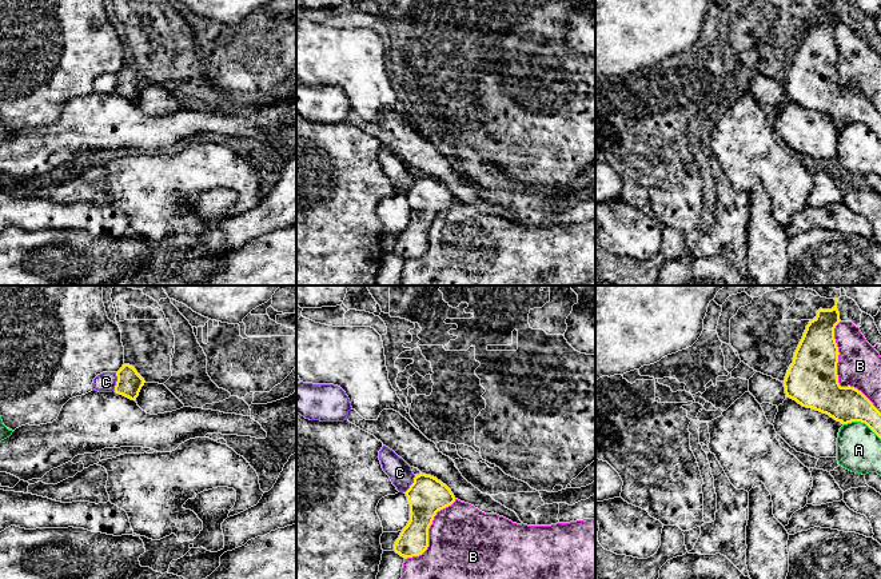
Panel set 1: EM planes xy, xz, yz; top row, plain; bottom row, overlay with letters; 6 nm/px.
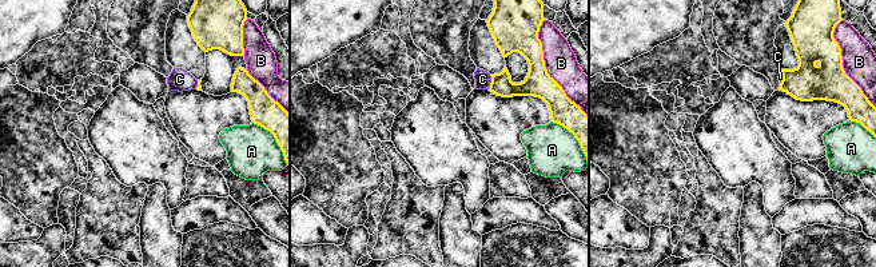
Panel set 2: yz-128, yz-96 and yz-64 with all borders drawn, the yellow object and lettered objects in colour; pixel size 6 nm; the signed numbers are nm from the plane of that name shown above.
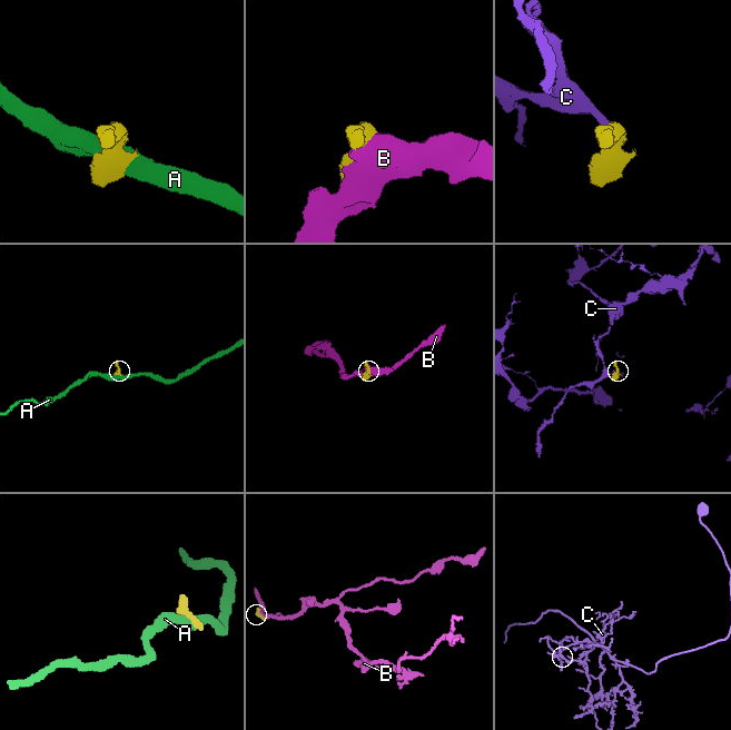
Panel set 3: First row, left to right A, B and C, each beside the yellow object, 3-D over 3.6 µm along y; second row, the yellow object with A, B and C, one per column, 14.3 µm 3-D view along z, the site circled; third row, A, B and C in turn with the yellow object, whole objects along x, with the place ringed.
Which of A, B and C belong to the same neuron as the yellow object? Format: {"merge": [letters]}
{"merge": []}

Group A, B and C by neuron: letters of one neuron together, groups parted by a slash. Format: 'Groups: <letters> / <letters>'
Groups: A / B / C

